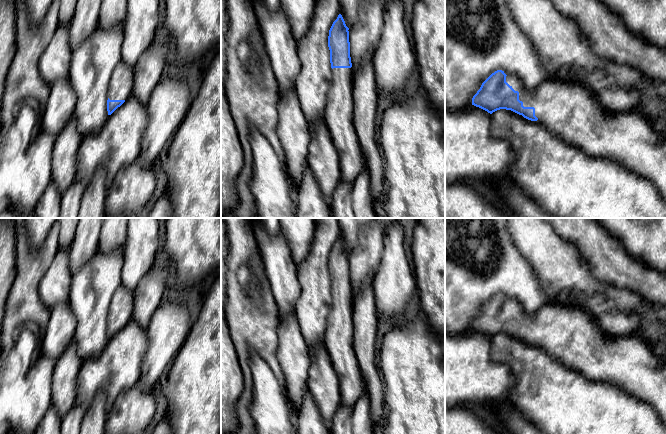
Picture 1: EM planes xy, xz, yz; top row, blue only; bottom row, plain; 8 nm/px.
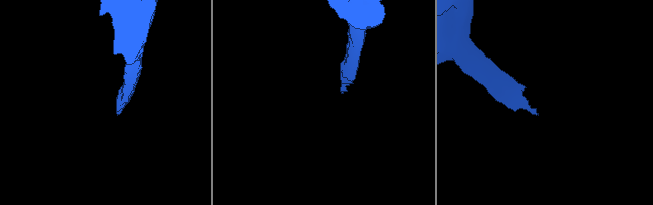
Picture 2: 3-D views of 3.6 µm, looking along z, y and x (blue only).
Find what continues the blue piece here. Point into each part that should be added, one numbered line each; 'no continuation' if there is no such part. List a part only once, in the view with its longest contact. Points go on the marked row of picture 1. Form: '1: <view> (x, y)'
1: yz (572, 112)

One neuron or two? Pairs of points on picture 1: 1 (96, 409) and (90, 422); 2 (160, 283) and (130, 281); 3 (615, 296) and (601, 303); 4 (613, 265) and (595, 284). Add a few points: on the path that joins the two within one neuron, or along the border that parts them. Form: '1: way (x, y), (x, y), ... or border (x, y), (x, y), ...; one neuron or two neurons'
1: way (96, 412), (96, 416), (93, 419); one neuron
2: border (154, 264), (132, 291); two neurons
3: border (586, 295), (603, 294), (619, 309), (629, 312); two neurons
4: border (583, 262), (596, 278), (620, 289); two neurons

